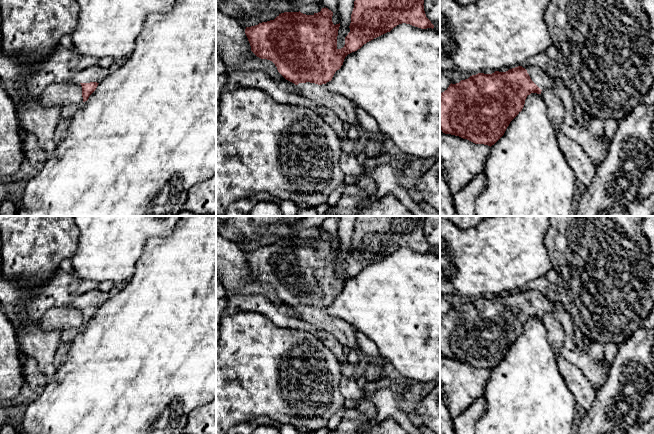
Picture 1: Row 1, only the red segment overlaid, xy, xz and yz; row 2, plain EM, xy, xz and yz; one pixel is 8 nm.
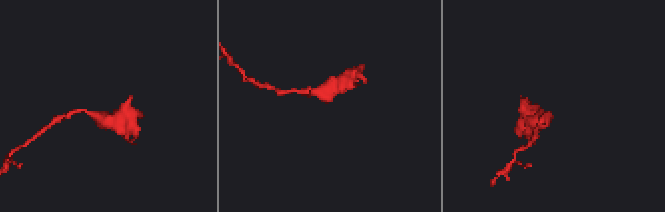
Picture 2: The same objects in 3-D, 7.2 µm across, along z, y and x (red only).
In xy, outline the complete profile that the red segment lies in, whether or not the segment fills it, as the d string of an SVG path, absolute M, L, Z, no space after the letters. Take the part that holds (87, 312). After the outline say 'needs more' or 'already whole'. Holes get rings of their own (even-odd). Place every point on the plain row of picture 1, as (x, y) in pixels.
M95 289L78 297L73 302L74 305L79 306L82 310L83 326L88 324L89 320L96 314L98 308L108 299L108 297L108 293Z; needs more

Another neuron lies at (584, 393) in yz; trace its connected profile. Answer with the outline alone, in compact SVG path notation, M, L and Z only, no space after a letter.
M559 352L555 355L558 369L577 404L588 412L596 401L597 390L583 372L562 357Z

